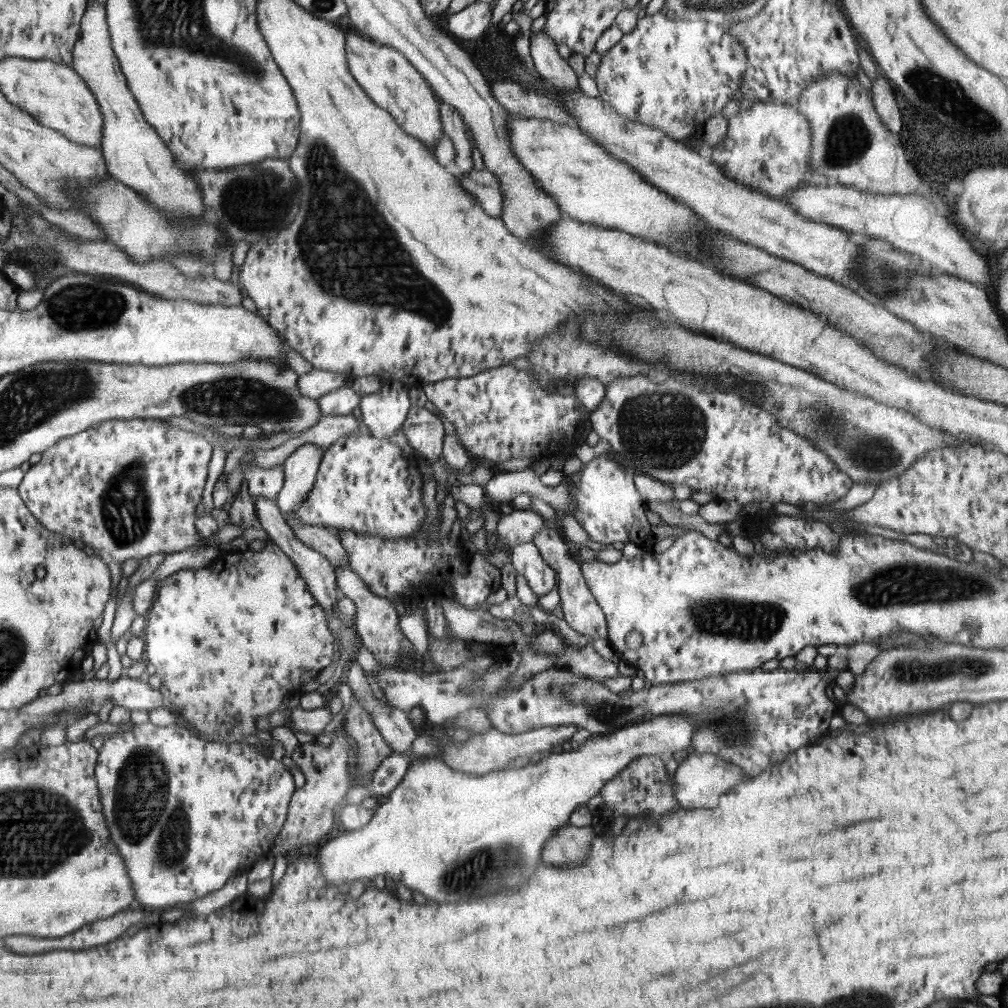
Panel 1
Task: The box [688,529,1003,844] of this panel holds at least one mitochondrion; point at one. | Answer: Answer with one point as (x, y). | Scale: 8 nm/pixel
(892, 586)

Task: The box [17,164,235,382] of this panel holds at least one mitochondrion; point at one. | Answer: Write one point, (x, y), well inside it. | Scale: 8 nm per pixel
(78, 307)

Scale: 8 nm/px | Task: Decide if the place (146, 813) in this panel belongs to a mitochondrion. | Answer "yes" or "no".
yes

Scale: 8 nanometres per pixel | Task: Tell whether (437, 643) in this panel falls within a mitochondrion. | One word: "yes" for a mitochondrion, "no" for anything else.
no

